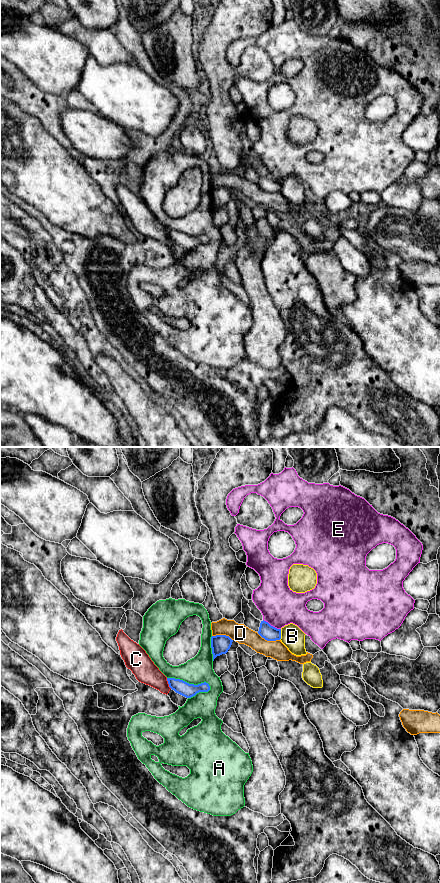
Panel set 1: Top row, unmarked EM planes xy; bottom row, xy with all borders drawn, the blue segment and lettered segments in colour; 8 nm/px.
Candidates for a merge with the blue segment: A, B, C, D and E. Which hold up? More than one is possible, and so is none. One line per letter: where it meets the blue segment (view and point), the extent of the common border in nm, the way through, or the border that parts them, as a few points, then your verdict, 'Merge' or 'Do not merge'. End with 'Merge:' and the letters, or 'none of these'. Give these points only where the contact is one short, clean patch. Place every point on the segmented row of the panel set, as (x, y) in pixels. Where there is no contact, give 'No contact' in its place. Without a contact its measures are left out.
A: Touches blue at xy (190, 684). Shared border 360 nm. Do not merge
B: Touches blue at xy (280, 634). Shared border 90 nm. Do not merge
C: Touches blue at xy (168, 683). Shared border 100 nm. Do not merge
D: Touches blue at xy (268, 640). Shared border 190 nm. Do not merge
E: Touches blue at xy (272, 626). Shared border 170 nm. Do not merge
Merge: none of these

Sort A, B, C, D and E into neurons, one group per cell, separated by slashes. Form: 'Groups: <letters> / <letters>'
Groups: A / B / C / D / E

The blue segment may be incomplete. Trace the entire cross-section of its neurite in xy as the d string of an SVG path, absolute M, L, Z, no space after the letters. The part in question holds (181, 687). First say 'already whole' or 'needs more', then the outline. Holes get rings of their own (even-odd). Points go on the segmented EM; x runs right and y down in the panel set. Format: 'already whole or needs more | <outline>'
already whole | M167 678L167 681L172 690L186 698L191 698L199 692L208 692L210 690L210 686L206 682L194 685L175 678Z

